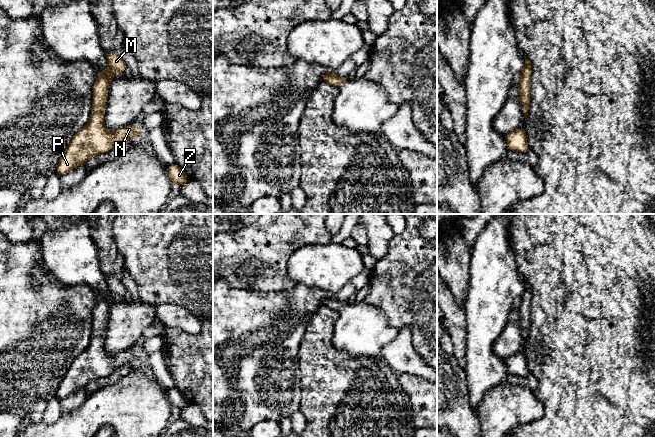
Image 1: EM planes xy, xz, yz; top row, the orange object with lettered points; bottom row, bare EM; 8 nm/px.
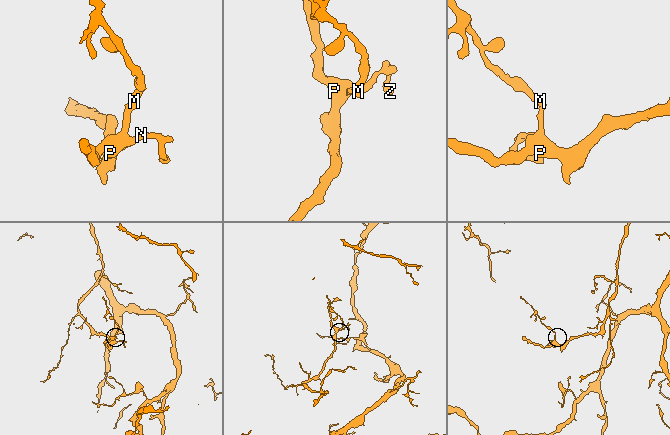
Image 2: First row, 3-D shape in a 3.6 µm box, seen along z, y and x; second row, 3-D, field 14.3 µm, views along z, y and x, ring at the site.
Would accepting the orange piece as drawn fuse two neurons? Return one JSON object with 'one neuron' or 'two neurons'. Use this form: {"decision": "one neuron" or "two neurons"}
{"decision": "one neuron"}

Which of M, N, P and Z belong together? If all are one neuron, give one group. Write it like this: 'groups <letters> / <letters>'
groups M N P Z

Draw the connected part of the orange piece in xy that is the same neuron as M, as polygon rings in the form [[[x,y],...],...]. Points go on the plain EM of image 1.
[[[107,276],[108,293],[99,297],[93,311],[93,327],[88,347],[72,362],[63,377],[56,397],[66,398],[91,381],[108,376],[121,366],[142,358],[139,349],[126,349],[110,356],[104,349],[108,311],[115,296],[125,297],[126,287],[116,276]]]

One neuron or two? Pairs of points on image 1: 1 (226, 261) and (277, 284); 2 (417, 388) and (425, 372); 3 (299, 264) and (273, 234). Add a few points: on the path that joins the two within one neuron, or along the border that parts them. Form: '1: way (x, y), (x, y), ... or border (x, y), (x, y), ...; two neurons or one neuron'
1: way (239, 259), (253, 260), (264, 271); one neuron
2: border (400, 373), (414, 373), (426, 379); two neurons
3: border (312, 245), (291, 254), (290, 278); two neurons

